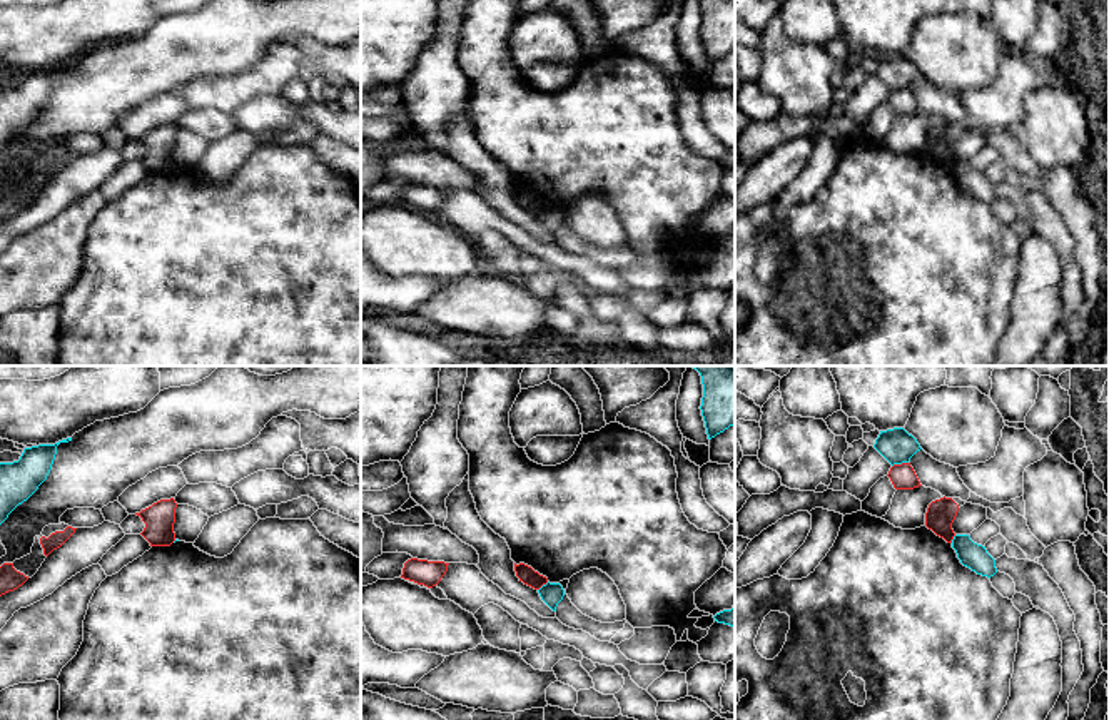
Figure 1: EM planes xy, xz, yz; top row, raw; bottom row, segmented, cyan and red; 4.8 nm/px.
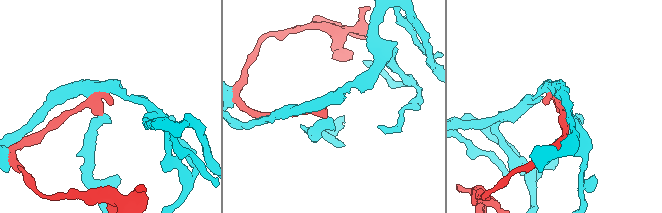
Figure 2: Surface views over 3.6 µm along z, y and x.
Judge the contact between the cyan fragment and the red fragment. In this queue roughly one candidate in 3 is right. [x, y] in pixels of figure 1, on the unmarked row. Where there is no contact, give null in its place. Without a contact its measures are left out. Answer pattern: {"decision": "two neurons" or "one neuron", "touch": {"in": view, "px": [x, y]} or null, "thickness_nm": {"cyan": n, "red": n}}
{"decision": "two neurons", "touch": {"in": "yz", "px": [899, 89]}, "thickness_nm": {"cyan": 170, "red": 120}}

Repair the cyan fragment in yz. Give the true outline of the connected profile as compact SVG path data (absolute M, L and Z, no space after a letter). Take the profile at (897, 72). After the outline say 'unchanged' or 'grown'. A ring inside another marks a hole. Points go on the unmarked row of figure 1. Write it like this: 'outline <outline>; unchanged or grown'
outline M904 53L880 57L874 74L894 92L909 89L920 77L917 65Z; unchanged

